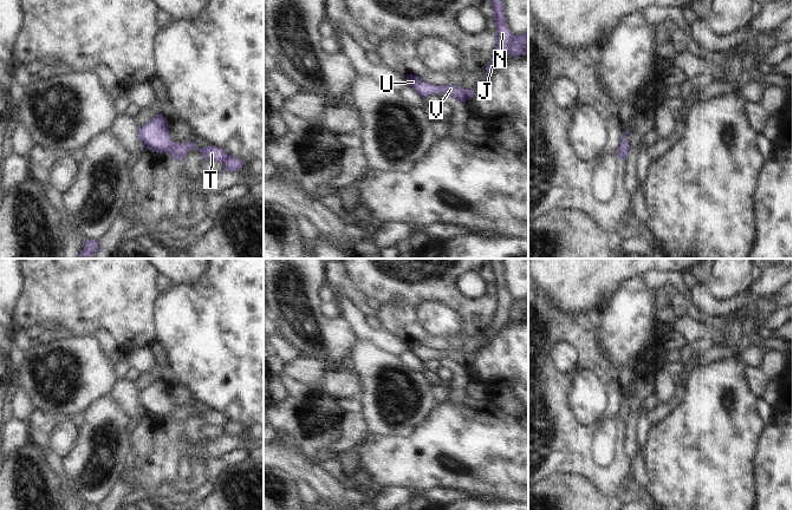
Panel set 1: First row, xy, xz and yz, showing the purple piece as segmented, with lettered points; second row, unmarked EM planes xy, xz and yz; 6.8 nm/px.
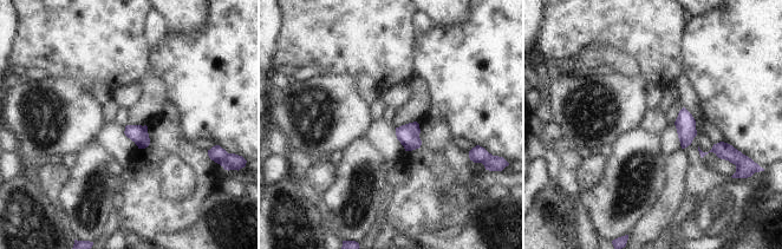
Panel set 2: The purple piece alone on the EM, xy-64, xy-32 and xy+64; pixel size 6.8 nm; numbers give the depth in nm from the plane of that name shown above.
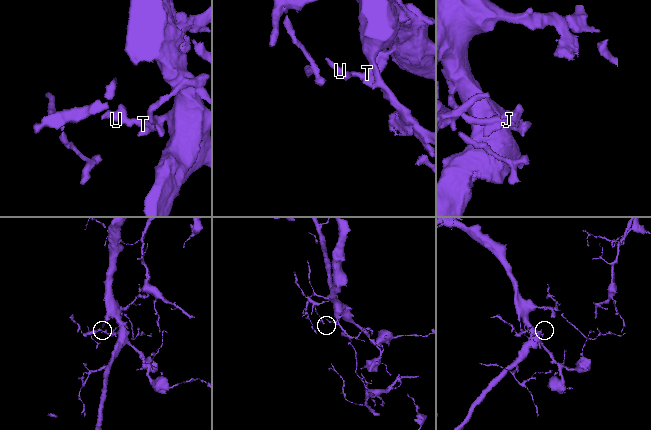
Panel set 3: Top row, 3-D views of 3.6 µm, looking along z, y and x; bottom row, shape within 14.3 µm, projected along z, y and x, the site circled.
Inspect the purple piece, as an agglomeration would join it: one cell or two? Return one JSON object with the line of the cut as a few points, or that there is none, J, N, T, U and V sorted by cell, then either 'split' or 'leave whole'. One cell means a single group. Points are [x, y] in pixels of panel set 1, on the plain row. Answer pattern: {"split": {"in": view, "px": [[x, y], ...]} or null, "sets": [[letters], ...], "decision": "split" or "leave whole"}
{"split": null, "sets": [["J", "N", "T", "U", "V"]], "decision": "leave whole"}

